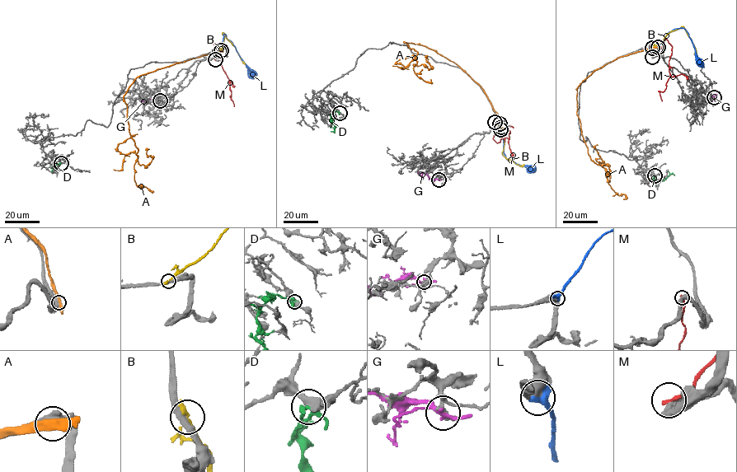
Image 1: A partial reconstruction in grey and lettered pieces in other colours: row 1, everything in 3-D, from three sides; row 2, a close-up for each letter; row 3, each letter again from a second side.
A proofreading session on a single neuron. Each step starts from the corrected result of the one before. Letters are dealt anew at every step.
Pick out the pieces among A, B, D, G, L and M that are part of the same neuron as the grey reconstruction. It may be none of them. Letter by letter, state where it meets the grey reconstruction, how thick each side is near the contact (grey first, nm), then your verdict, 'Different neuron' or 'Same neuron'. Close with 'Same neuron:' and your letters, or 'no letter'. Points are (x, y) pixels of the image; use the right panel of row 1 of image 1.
A: Touches grey at (656, 47). Thickness 550 nm (grey) against 380 nm. Different neuron
B: Touches grey at (652, 48). Thickness 360 nm (grey) against 240 nm. Different neuron
D: Touches grey at (654, 175). Thickness 440 nm (grey) against 280 nm. Different neuron
G: Touches grey at (714, 97). Thickness 180 nm (grey) against 190 nm. Different neuron
L: Touches grey at (658, 47). Thickness 400 nm (grey) against 480 nm. Same neuron
M: Touches grey at (652, 57). Thickness 420 nm (grey) against 200 nm. Different neuron
Same neuron: L

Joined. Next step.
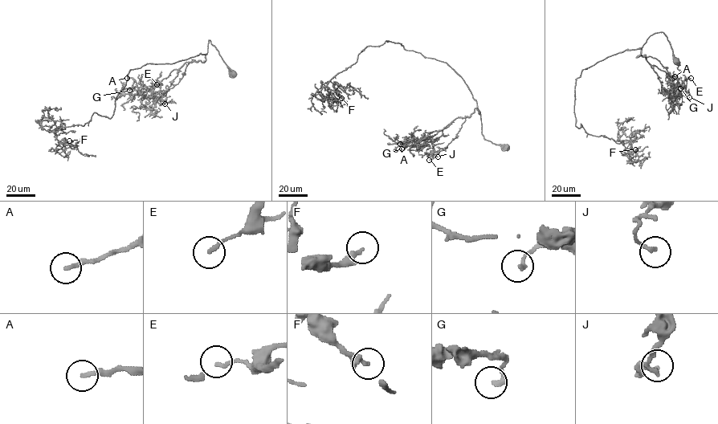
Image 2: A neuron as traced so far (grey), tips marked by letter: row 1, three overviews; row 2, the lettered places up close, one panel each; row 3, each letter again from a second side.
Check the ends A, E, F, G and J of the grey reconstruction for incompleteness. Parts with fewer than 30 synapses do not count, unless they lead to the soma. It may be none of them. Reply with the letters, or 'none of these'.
none of these

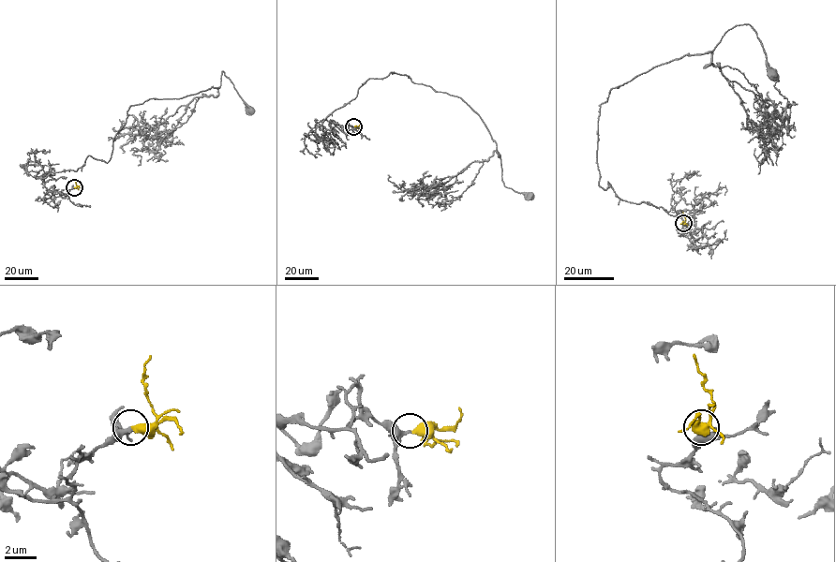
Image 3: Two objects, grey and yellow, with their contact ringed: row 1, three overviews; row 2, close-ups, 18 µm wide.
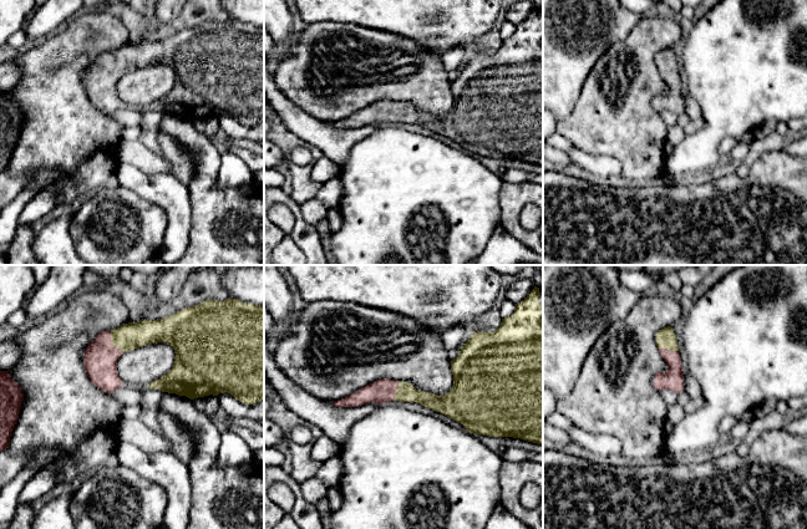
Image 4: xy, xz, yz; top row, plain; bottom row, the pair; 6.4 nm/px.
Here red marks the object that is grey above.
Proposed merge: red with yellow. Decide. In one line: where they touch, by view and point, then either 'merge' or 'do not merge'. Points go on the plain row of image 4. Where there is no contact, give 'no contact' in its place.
xy (111, 64) | merge

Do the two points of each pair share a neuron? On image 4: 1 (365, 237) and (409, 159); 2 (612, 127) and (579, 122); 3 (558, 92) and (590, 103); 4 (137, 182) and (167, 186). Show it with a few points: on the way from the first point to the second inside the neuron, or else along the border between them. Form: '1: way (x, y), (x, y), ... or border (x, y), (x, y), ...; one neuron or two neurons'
1: way (379, 218), (382, 204), (409, 178); one neuron
2: way (604, 125), (587, 125); one neuron
3: border (589, 72), (577, 105), (567, 116), (558, 121); two neurons
4: way (145, 186), (160, 187); one neuron

